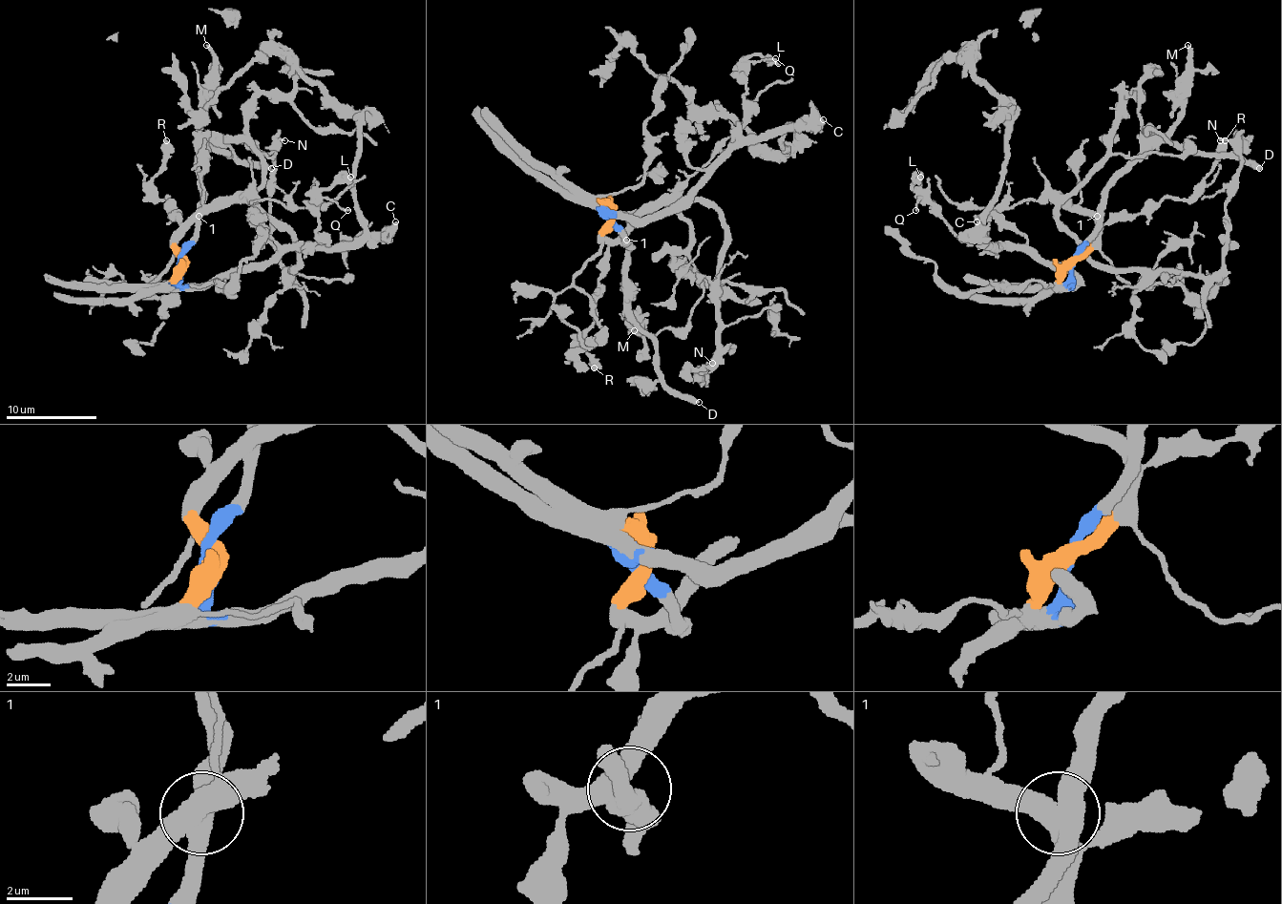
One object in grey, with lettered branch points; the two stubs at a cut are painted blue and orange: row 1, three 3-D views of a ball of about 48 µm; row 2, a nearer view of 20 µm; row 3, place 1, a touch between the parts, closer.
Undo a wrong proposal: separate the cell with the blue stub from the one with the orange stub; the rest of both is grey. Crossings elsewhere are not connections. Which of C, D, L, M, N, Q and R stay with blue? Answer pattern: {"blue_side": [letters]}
{"blue_side": ["C", "D", "L", "M", "Q"]}

